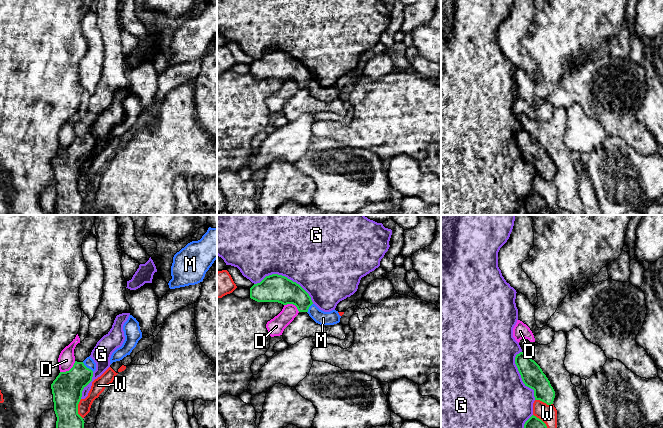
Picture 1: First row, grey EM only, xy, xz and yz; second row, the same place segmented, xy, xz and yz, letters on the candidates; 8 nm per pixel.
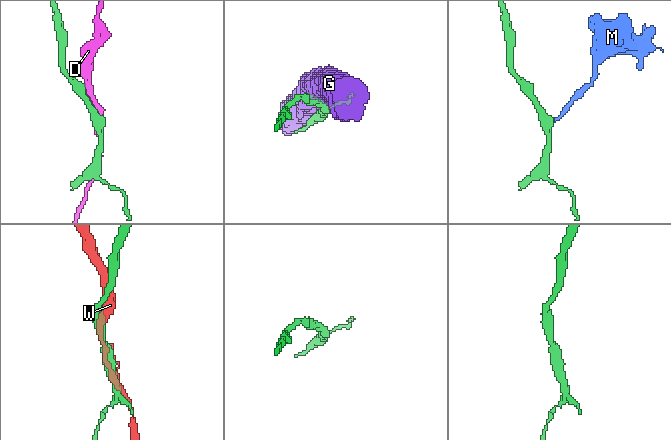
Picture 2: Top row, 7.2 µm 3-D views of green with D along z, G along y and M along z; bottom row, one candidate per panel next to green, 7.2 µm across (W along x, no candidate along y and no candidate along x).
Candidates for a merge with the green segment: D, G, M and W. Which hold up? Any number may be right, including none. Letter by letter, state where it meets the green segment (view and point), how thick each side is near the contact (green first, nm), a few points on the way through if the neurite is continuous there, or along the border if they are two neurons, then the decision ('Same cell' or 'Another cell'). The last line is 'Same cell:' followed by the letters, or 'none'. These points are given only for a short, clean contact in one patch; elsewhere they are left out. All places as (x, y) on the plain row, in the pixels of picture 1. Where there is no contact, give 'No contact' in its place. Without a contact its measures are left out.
D: Touches green at xy (69, 146). Thickness 240 nm (green) against 140 nm. Another cell
G: Touches green at xz (286, 53). Thickness 220 nm (green) against 480 nm. Another cell
M: Touches green at xy (88, 144). Thickness 240 nm (green) against 80 nm. Path across: xy (67, 164), (88, 144), (88, 138). Same cell
W: Touches green at xy (77, 185). Thickness 240 nm (green) against 110 nm. Another cell
Same cell: M

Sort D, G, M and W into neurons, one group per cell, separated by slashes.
D / G / M / W

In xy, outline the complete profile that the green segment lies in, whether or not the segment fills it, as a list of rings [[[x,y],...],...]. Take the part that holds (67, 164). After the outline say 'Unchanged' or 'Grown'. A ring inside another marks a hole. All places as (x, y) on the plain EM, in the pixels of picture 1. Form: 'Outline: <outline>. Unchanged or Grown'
Outline: [[[89,132],[83,138],[75,137],[73,143],[66,148],[60,148],[51,160],[54,187],[57,193],[55,212],[56,215],[84,215],[84,196],[78,190],[78,180],[82,173],[83,165],[92,157],[96,139]]]. Grown

